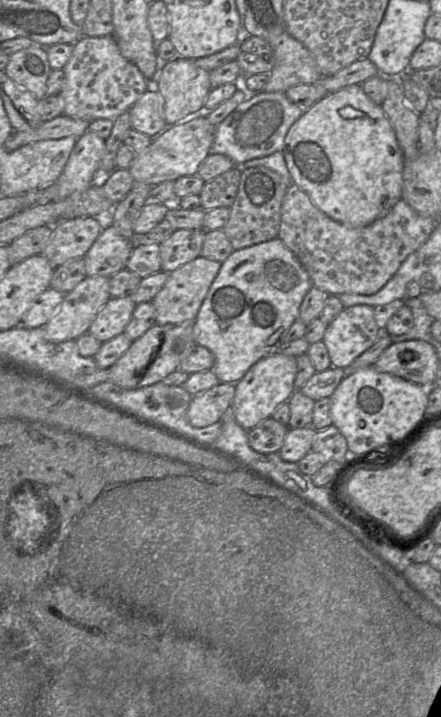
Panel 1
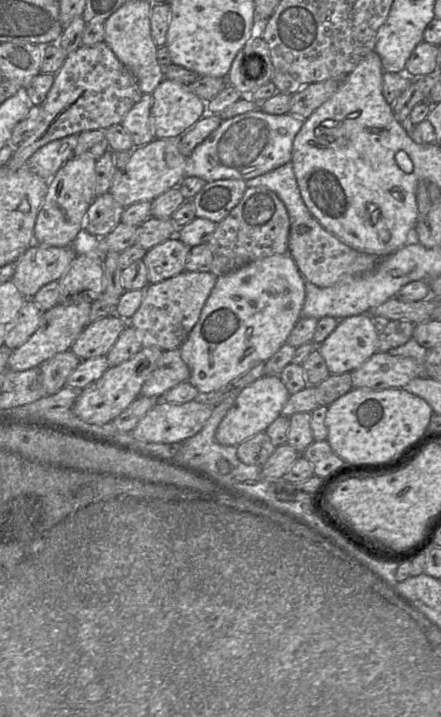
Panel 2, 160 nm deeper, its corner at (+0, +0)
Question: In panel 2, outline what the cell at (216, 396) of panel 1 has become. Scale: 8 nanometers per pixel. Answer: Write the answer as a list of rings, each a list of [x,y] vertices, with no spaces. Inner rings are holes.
[[[195,399],[185,403],[170,403],[160,400],[137,423],[131,431],[132,436],[144,443],[178,443],[196,435],[212,414],[213,406],[203,399]]]

